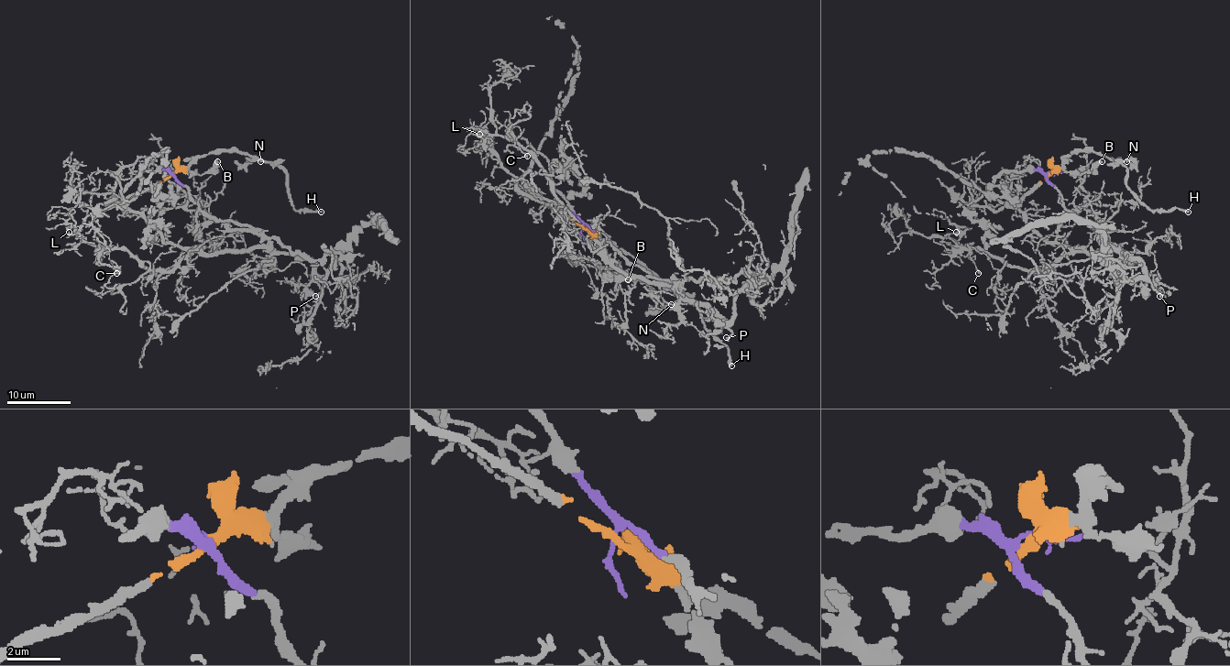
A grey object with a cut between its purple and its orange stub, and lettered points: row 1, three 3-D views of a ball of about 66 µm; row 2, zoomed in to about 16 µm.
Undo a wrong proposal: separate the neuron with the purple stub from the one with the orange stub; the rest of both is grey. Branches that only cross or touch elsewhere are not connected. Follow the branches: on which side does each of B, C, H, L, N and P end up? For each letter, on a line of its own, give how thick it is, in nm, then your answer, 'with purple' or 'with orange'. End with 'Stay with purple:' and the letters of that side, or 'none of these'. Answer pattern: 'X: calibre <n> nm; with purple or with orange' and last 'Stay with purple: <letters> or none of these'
B: calibre 340 nm; with orange
C: calibre 120 nm; with purple
H: calibre 300 nm; with orange
L: calibre 120 nm; with purple
N: calibre 150 nm; with orange
P: calibre 220 nm; with purple
Stay with purple: C, L, P

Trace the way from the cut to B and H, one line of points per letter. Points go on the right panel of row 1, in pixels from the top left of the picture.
B: (1048, 172), (1061, 169), (1083, 174), (1103, 161)
H: (1048, 172), (1074, 152), (1098, 152), (1126, 168), (1126, 187), (1150, 211), (1179, 207), (1188, 212)

